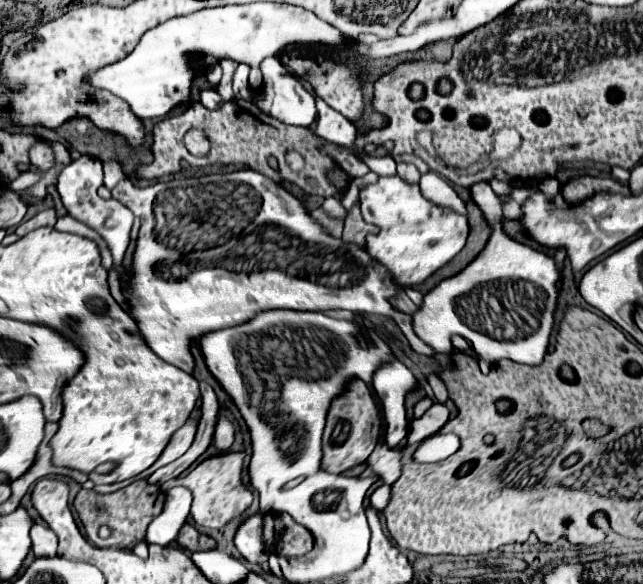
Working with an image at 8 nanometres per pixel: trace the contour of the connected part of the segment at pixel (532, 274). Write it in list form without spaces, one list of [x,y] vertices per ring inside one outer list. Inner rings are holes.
[[[488,182],[474,184],[472,198],[492,226],[492,236],[484,252],[472,264],[460,274],[442,280],[424,296],[422,308],[412,316],[414,332],[436,352],[450,352],[450,338],[460,334],[484,362],[508,358],[512,362],[538,366],[548,352],[560,294],[556,280],[562,280],[562,274],[556,272],[554,266],[554,276],[548,276],[548,272],[540,276],[540,250],[520,244],[502,232],[502,202]],[[448,294],[452,294],[452,302],[460,302],[460,322],[448,316]]]

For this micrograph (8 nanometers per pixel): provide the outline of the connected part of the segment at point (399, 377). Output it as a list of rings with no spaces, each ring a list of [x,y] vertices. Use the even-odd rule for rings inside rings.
[[[396,360],[392,364],[384,364],[374,372],[372,386],[374,386],[376,398],[382,404],[382,414],[386,422],[384,442],[390,448],[396,448],[408,434],[404,400],[420,384],[414,378],[414,374],[402,362]]]

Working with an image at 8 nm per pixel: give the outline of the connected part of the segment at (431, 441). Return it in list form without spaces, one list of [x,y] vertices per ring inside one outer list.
[[[434,434],[426,438],[412,454],[414,462],[436,462],[454,454],[460,446],[456,434]]]

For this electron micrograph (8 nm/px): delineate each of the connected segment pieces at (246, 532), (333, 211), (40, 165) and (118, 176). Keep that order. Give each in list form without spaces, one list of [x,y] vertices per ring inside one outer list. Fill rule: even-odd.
[[[256,512],[238,526],[234,536],[234,546],[250,564],[264,564],[268,560],[268,552],[262,540],[262,526],[264,512]]]
[[[336,196],[326,198],[324,204],[322,204],[322,208],[324,208],[330,216],[334,216],[334,218],[346,218],[346,210],[340,206],[340,200],[338,200]]]
[[[38,140],[34,142],[34,146],[30,148],[30,162],[40,170],[40,172],[48,172],[52,166],[56,166],[56,156],[52,146],[46,140]]]
[[[120,160],[104,162],[104,186],[106,186],[108,190],[112,190],[120,180],[122,180],[122,166],[120,166]]]

